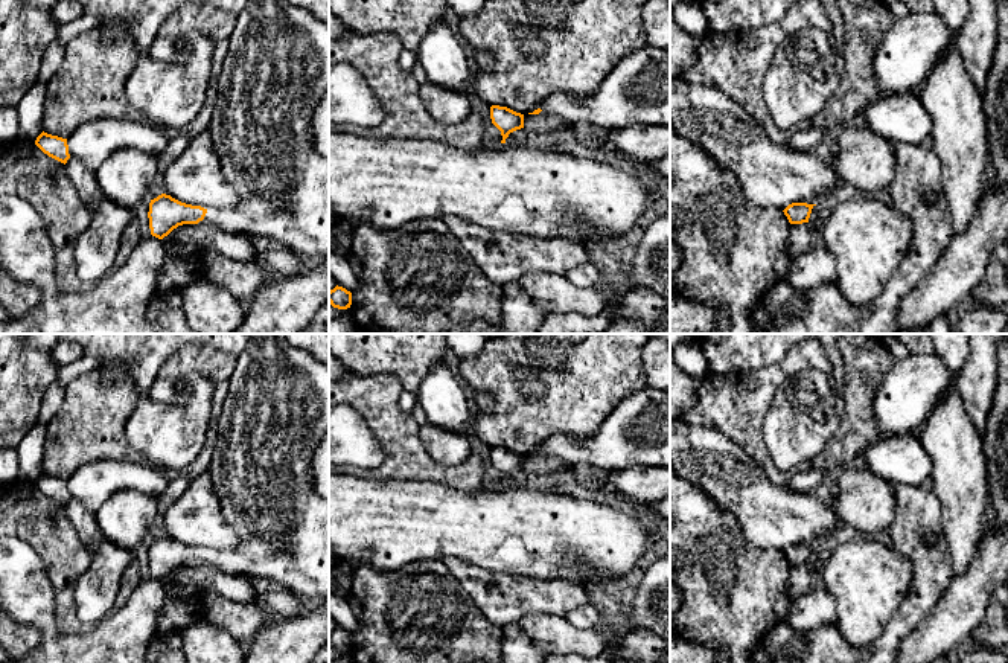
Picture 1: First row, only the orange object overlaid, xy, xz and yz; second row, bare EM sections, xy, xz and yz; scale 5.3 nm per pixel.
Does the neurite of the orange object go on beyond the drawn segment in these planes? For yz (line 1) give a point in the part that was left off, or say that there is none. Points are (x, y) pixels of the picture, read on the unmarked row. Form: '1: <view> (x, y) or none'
1: none

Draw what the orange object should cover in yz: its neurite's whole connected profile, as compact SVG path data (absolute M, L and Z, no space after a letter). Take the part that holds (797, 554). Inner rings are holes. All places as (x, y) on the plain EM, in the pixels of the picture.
M792 544L783 553L790 565L802 565L802 564L809 564L812 550L815 547L816 546Z

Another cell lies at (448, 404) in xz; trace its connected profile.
M445 363L423 378L417 404L431 425L464 437L474 434L472 395Z

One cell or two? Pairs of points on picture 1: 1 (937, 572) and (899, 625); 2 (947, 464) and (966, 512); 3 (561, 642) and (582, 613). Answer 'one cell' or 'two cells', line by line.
1: one cell
2: one cell
3: two cells

